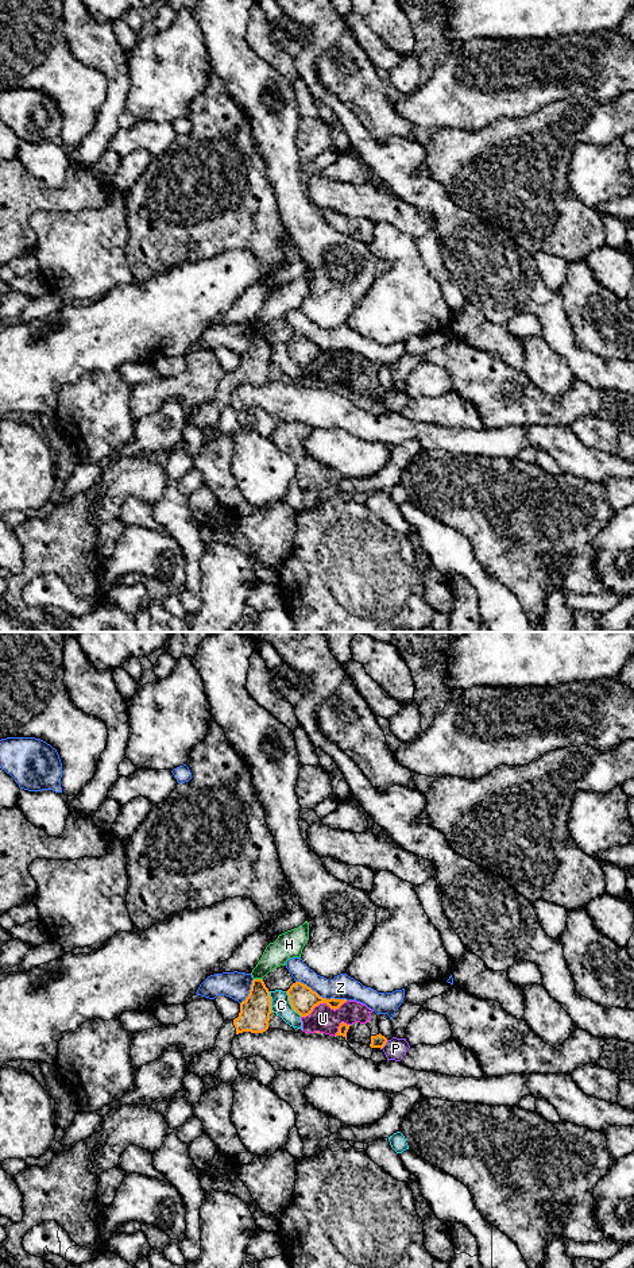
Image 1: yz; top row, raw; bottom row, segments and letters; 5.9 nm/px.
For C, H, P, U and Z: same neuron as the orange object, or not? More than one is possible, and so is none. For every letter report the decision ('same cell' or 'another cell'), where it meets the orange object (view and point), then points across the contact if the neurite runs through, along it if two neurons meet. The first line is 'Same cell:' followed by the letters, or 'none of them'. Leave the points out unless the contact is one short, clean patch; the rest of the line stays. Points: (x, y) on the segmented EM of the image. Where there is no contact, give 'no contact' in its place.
Same cell: none of them
C: another cell; meets orange in yz at (290, 1004)
H: another cell; meets orange in yz at (258, 979); border along yz (254, 978), (262, 981)
P: another cell; meets orange in yz at (385, 1044)
U: another cell; meets orange in yz at (324, 1002); border along yz (347, 1001), (335, 1009), (325, 1004), (319, 1004), (301, 1017)
Z: another cell; meets orange in yz at (321, 997)

